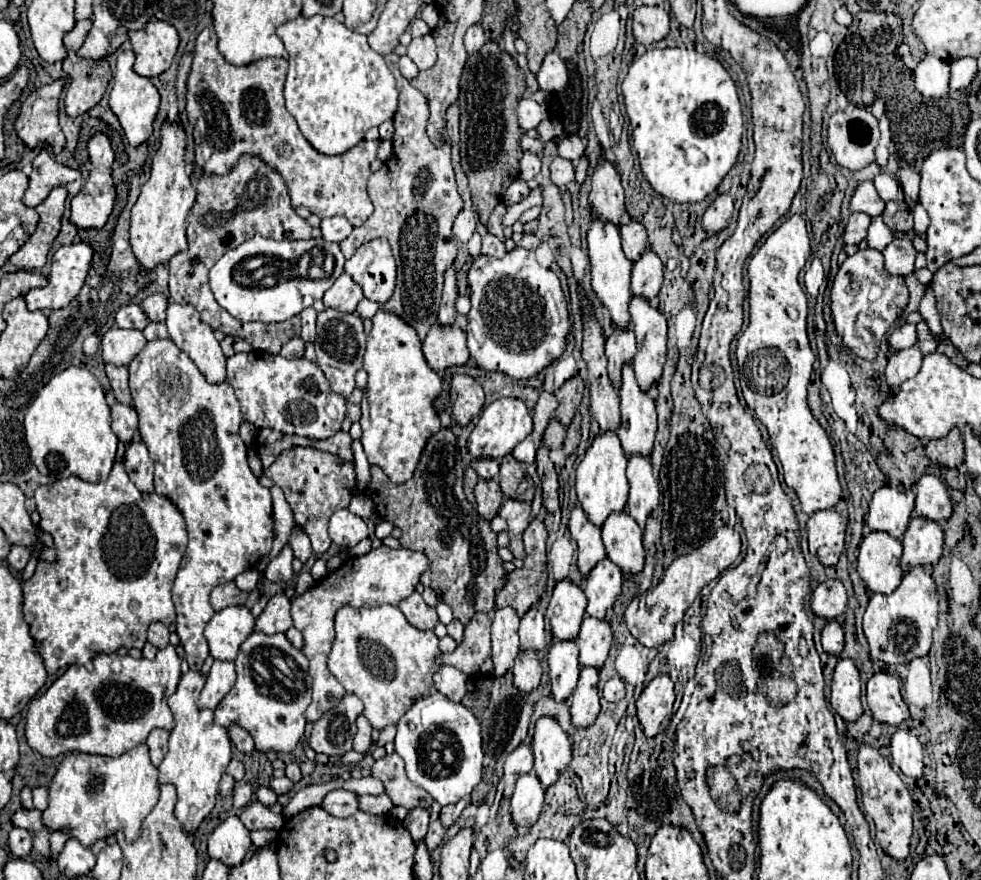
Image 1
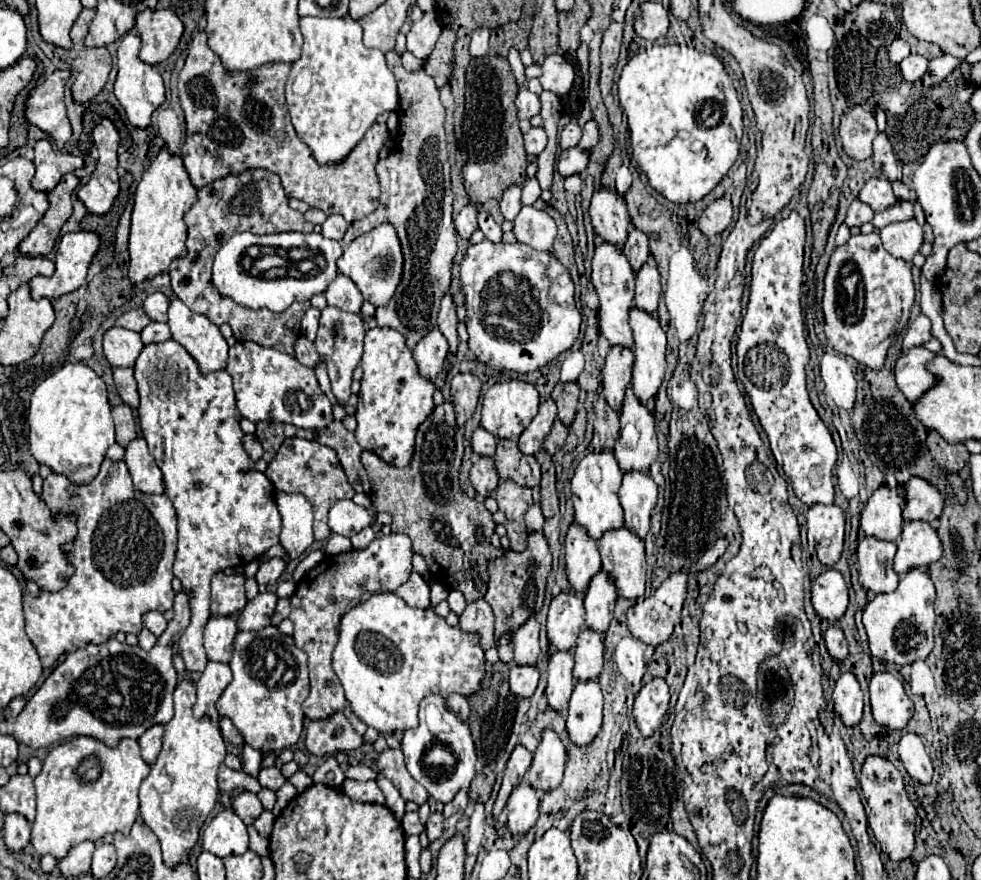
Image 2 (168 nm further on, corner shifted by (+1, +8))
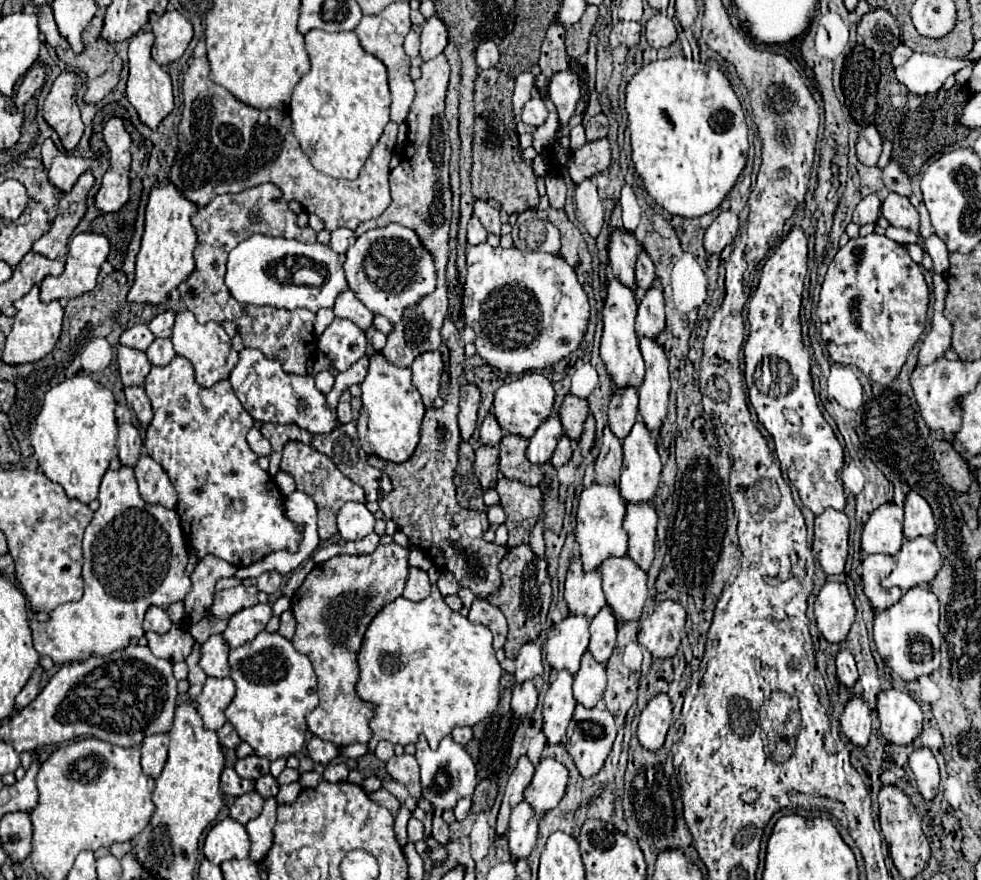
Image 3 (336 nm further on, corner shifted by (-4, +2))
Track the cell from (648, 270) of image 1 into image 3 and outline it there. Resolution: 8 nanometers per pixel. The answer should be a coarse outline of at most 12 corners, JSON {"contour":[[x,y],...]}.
{"contour":[[653,286],[639,302],[637,336],[657,340],[665,328],[663,292]]}

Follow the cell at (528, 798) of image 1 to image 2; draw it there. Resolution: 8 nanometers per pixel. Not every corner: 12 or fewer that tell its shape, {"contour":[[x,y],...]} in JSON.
{"contour":[[520,782],[508,798],[508,828],[526,834],[538,820],[538,796]]}

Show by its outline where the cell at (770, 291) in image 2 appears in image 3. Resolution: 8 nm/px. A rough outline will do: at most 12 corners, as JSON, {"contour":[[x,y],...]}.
{"contour":[[793,226],[749,302],[745,382],[801,502],[845,508],[799,320]]}

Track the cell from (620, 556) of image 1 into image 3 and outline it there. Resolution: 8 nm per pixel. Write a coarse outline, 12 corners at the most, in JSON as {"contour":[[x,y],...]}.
{"contour":[[629,558],[599,568],[617,624],[639,620],[647,574]]}

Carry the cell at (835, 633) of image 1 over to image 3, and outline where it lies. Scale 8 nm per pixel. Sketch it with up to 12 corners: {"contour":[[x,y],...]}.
{"contour":[[851,652],[837,654],[837,678],[845,688],[857,682],[857,666]]}

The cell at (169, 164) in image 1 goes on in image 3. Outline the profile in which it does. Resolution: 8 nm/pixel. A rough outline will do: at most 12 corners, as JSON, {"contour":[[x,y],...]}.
{"contour":[[171,184],[147,204],[129,302],[159,306],[195,270],[197,206]]}

